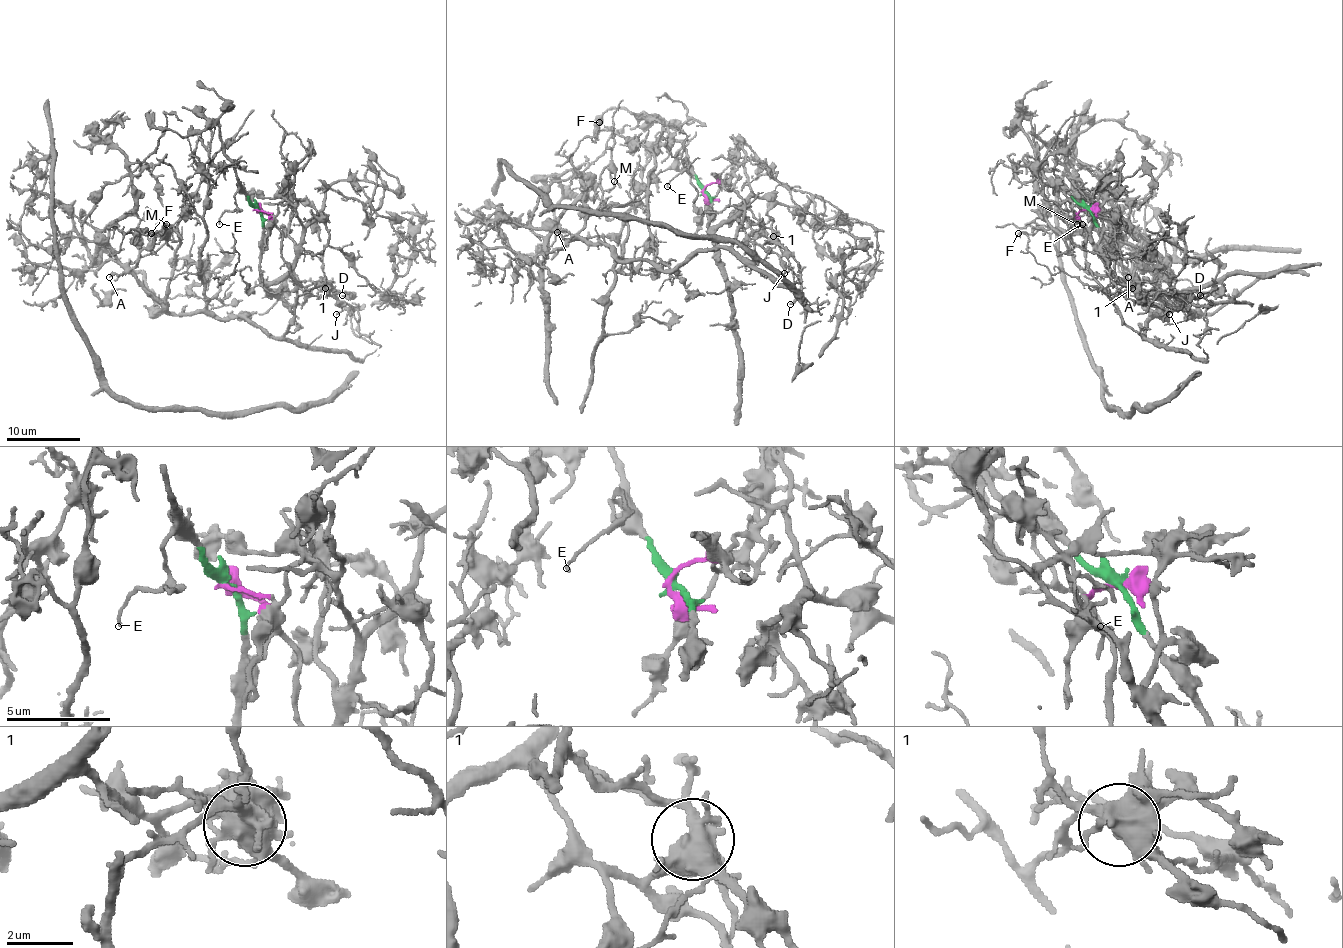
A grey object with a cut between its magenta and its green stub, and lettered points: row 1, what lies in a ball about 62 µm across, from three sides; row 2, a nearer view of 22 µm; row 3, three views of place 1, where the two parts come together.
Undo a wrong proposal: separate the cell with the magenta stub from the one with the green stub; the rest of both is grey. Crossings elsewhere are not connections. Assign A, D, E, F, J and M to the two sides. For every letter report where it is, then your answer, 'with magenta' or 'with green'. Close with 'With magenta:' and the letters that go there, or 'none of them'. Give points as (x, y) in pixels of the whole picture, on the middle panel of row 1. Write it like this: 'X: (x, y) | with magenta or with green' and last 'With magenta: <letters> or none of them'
A: (557, 232) | with magenta
D: (790, 304) | with green
E: (667, 186) | with green
F: (599, 122) | with magenta
J: (784, 273) | with magenta
M: (614, 181) | with magenta
With magenta: A, F, J, M

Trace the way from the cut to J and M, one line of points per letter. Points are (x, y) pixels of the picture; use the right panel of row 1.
J: (1088, 209), (1078, 213), (1078, 222), (1086, 235), (1086, 261), (1100, 288), (1112, 297), (1124, 285), (1168, 314)
M: (1088, 209), (1078, 222), (1097, 283), (1143, 336), (1165, 318), (1077, 224)

